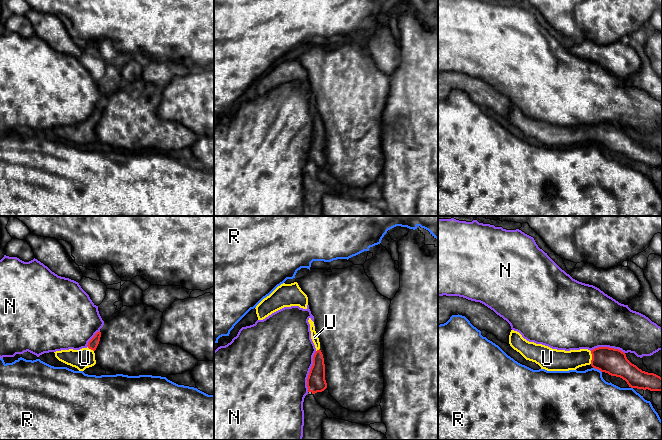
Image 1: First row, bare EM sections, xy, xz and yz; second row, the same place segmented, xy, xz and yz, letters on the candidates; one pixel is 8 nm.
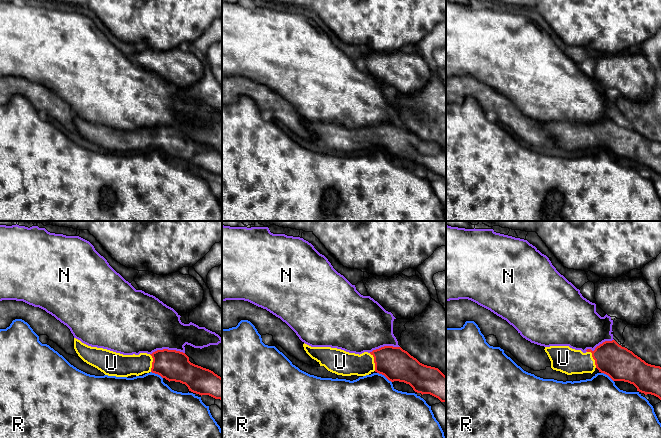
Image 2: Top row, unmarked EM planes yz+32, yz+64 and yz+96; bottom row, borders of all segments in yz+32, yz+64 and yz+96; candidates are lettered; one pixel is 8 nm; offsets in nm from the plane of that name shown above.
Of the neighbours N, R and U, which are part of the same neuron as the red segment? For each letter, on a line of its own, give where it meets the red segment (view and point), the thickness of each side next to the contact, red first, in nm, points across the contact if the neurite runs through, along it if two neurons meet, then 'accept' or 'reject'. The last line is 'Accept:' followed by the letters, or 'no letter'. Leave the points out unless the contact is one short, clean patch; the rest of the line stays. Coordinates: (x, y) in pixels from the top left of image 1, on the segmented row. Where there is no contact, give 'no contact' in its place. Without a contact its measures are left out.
N: contact xz (310, 371); calibres 150 and 480 nm; reject
R: contact yz (597, 368); calibres 200 and 420 nm; border yz (593, 367), (601, 372); reject
U: contact yz (592, 357); calibres 200 and 170 nm; way yz (613, 361), (592, 357), (561, 360); accept
Accept: U

